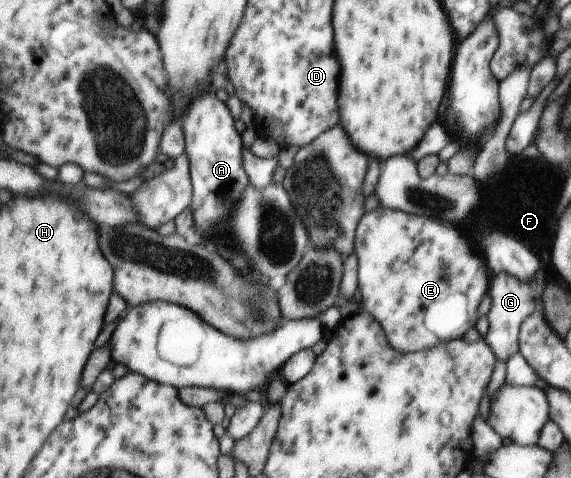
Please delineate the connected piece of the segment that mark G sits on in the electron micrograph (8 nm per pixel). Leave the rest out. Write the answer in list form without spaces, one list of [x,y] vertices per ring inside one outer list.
[[[540,268],[542,274],[536,276],[534,284],[522,284],[516,278],[512,278],[506,272],[498,272],[492,274],[492,280],[488,284],[488,297],[490,298],[490,307],[486,318],[488,321],[487,331],[482,340],[492,348],[496,358],[500,362],[506,362],[506,358],[510,358],[512,354],[518,352],[518,332],[522,321],[532,312],[541,306],[541,292],[547,275]]]

